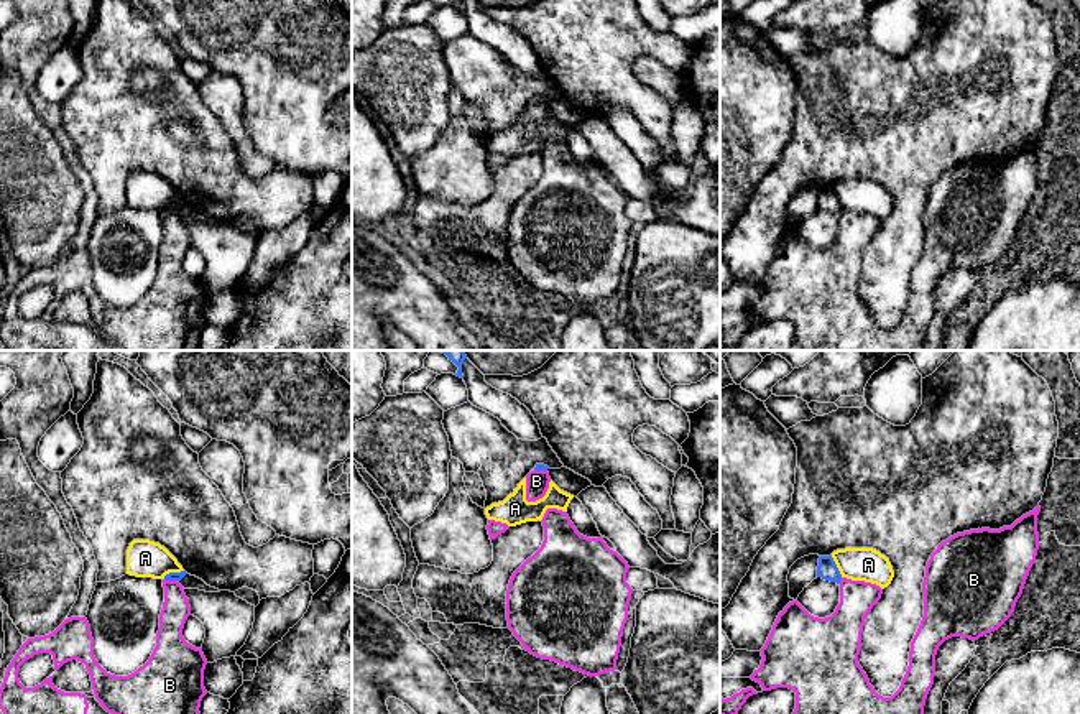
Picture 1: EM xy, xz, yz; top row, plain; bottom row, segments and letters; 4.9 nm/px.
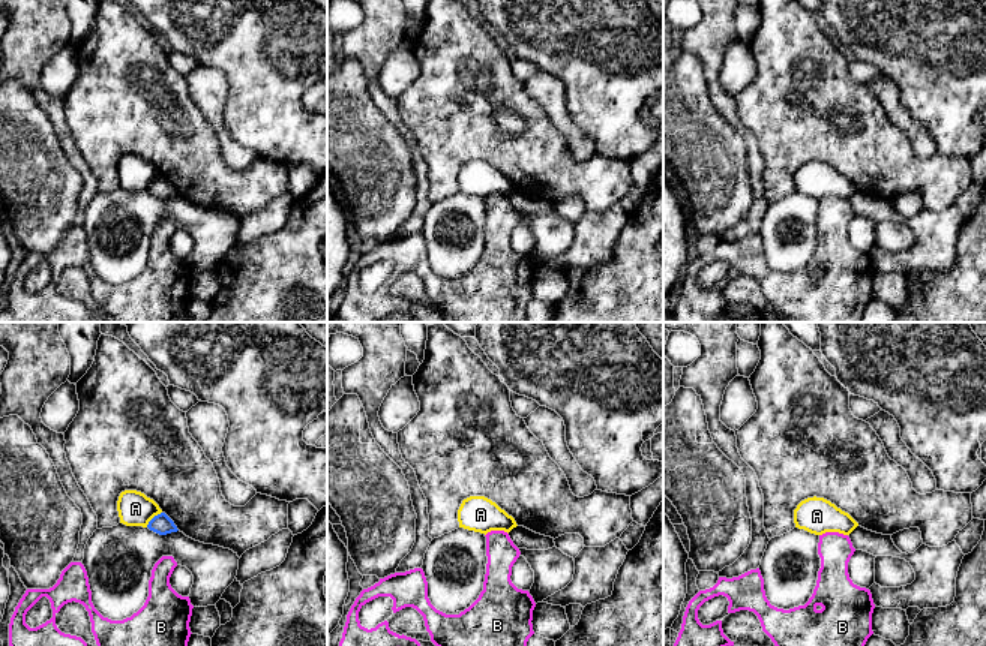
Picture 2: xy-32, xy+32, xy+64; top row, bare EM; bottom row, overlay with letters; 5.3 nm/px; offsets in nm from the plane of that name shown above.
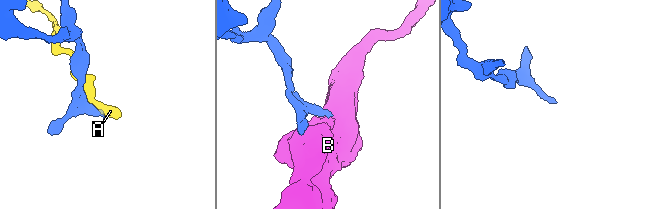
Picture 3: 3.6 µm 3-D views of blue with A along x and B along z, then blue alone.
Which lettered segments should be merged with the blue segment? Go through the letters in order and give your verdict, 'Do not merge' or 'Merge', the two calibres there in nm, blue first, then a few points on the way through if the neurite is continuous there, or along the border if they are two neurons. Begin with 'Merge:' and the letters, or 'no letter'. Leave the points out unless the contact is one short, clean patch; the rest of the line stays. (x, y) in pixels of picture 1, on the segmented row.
Merge: no letter
A: Do not merge. Thickness 100 nm (blue) against 160 nm
B: Do not merge. Thickness 100 nm (blue) against 190 nm. Boundary: yz (842, 578), (839, 583)

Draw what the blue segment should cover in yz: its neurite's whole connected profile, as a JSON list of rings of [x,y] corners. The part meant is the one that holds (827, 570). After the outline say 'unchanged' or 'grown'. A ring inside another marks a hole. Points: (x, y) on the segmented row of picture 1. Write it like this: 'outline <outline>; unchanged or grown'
outline [[[820,556],[817,566],[817,577],[840,584],[842,574],[832,556]]]; unchanged

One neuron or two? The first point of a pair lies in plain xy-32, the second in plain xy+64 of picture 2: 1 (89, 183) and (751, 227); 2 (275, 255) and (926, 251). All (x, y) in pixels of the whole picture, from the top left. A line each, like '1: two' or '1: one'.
1: one
2: two

